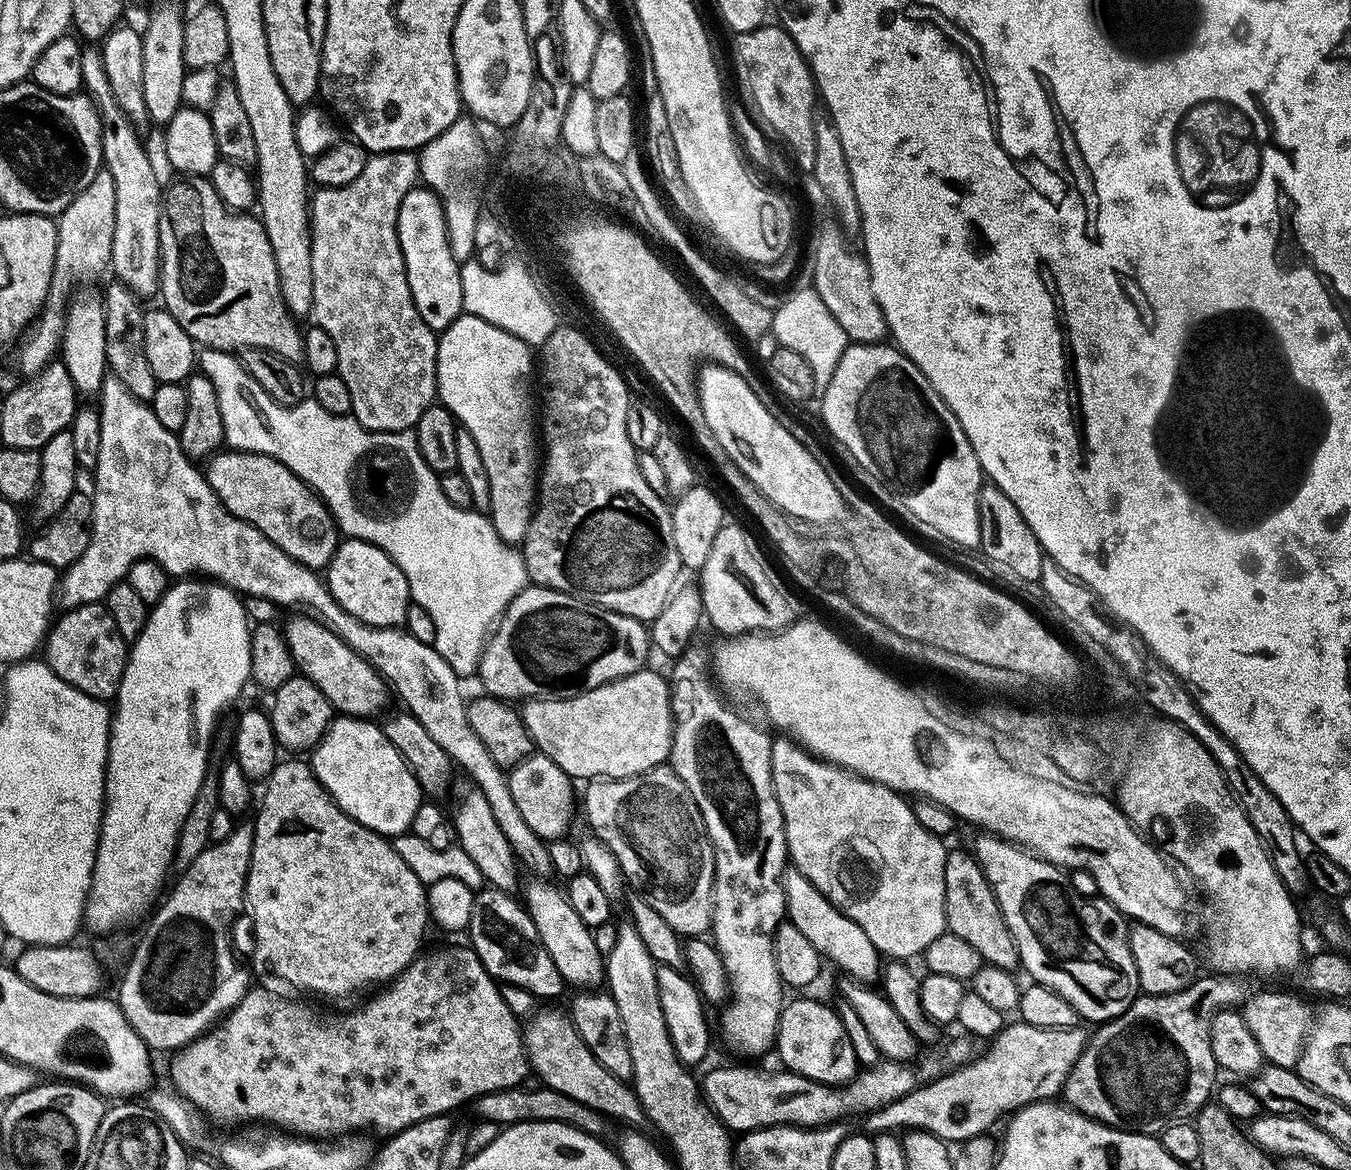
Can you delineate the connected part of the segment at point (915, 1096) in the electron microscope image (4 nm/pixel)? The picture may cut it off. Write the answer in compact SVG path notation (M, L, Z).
M1023 1022L1009 1023L1004 1031L991 1043L992 1050L985 1054L981 1060L973 1062L957 1070L949 1071L940 1077L923 1092L917 1090L906 1098L891 1104L889 1108L881 1112L874 1112L867 1117L867 1131L872 1134L896 1134L903 1130L914 1132L929 1132L931 1136L937 1136L940 1140L952 1146L961 1146L968 1140L991 1133L1000 1119L1011 1117L1021 1108L1028 1108L1031 1104L1043 1104L1052 1102L1063 1093L1066 1082L1074 1070L1076 1063L1090 1039L1089 1033L1084 1033L1083 1027L1070 1030L1038 1030L1038 1026L1030 1026Z

